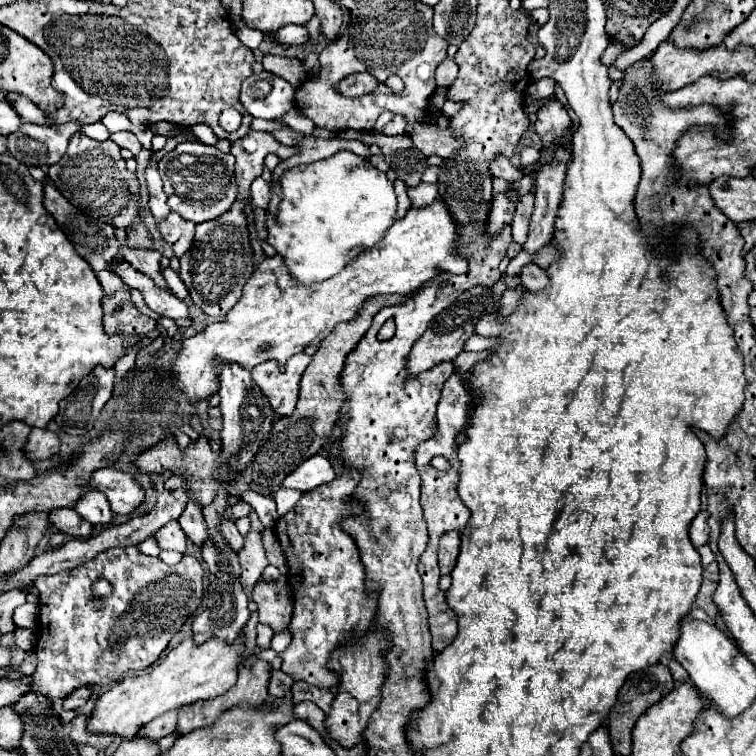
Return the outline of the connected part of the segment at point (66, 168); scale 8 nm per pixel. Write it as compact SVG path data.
M75 133L69 141L69 149L59 163L49 167L49 177L59 193L75 207L87 213L97 221L105 221L115 229L127 229L139 217L139 181L133 177L127 167L125 159L121 157L121 147L107 139L103 143Z

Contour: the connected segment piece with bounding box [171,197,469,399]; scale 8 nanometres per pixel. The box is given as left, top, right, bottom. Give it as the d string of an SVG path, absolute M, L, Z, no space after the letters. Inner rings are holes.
M439 197L427 207L411 207L403 219L397 219L391 225L391 229L385 233L385 237L381 239L377 247L361 253L357 261L349 263L341 273L337 273L335 277L327 281L313 283L313 285L297 285L297 281L289 277L289 269L285 269L285 261L281 261L281 257L277 255L267 257L245 283L243 297L227 313L225 321L213 323L205 331L189 339L183 339L183 347L171 365L171 375L173 375L171 383L181 387L189 399L205 399L217 393L217 371L213 369L215 357L221 357L223 361L241 363L247 369L253 369L255 365L269 361L269 359L279 361L279 365L283 367L291 355L305 351L307 345L319 345L325 339L325 335L333 331L337 323L357 317L367 299L377 297L377 295L393 295L393 293L409 295L417 287L421 287L425 281L429 281L431 277L443 271L457 273L457 275L465 273L465 269L469 269L469 259L461 255L459 245L461 245L461 237L459 237L457 221L453 221L449 207Z

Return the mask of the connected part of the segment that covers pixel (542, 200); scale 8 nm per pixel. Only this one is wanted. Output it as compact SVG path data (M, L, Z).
M559 151L555 159L549 165L543 165L541 171L537 173L535 209L531 215L529 237L523 243L523 249L529 255L535 255L553 239L555 217L557 217L559 203L561 203L561 195L563 195L567 161L569 161L569 153Z

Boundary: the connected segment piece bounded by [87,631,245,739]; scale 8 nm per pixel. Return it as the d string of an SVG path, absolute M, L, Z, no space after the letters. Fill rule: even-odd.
M243 631L233 645L225 645L225 641L217 641L217 637L211 637L209 641L205 641L205 645L193 645L193 637L189 637L181 641L175 649L171 649L167 657L149 673L145 671L137 675L127 675L121 683L113 685L107 693L103 693L97 699L93 717L89 719L87 727L93 733L117 733L131 739L139 727L153 721L161 713L225 693L237 681L237 665L241 663L243 655Z

